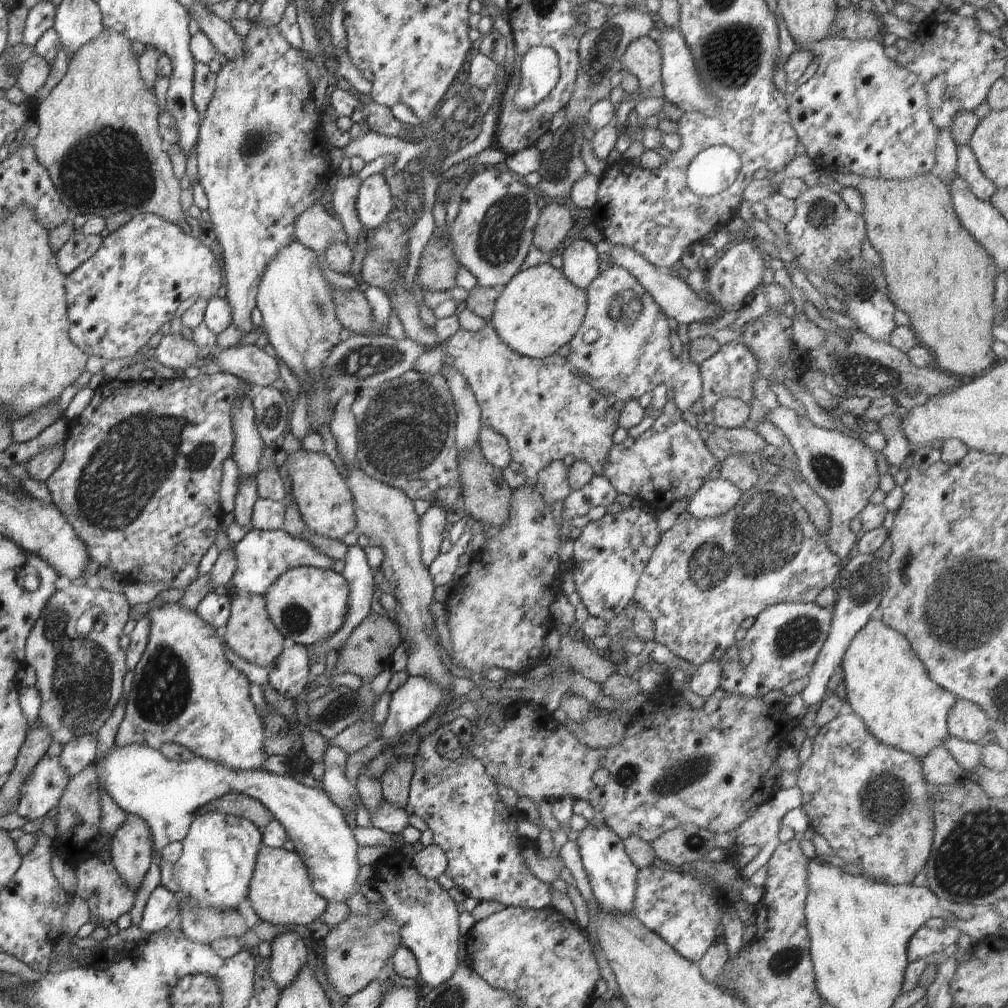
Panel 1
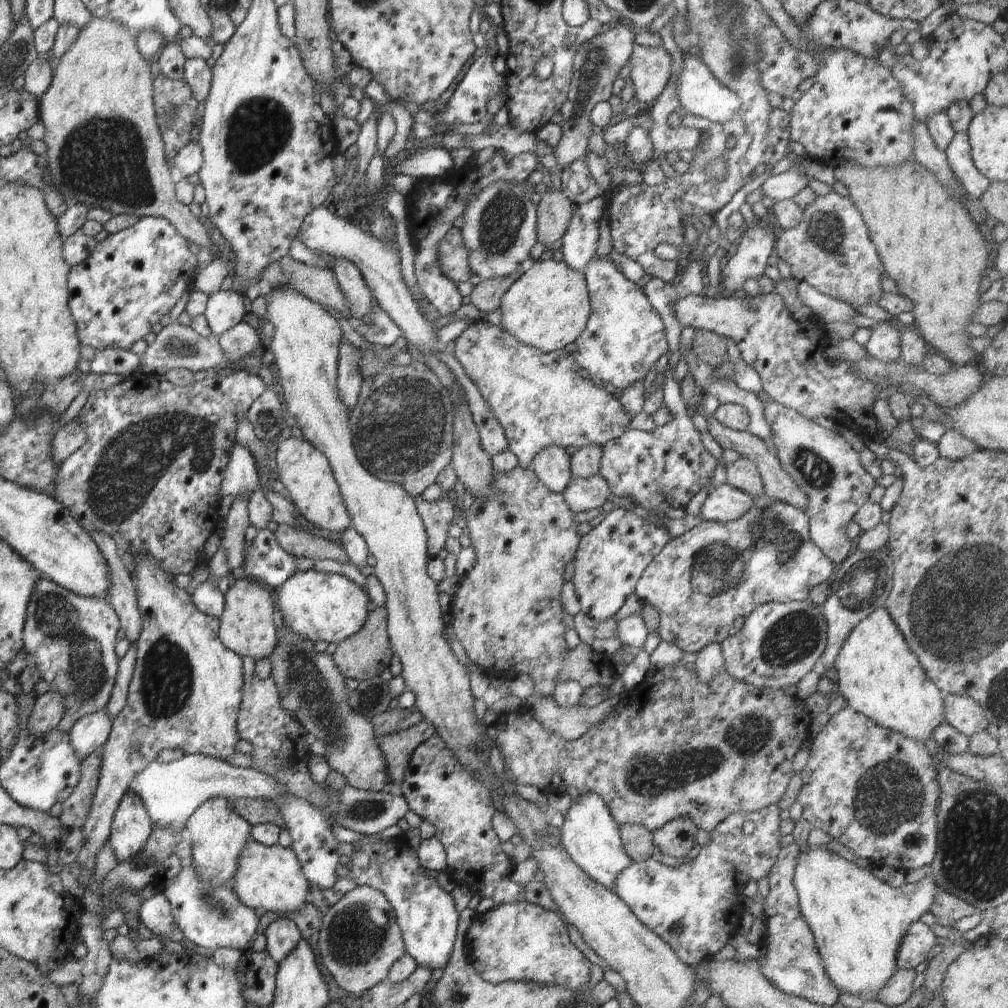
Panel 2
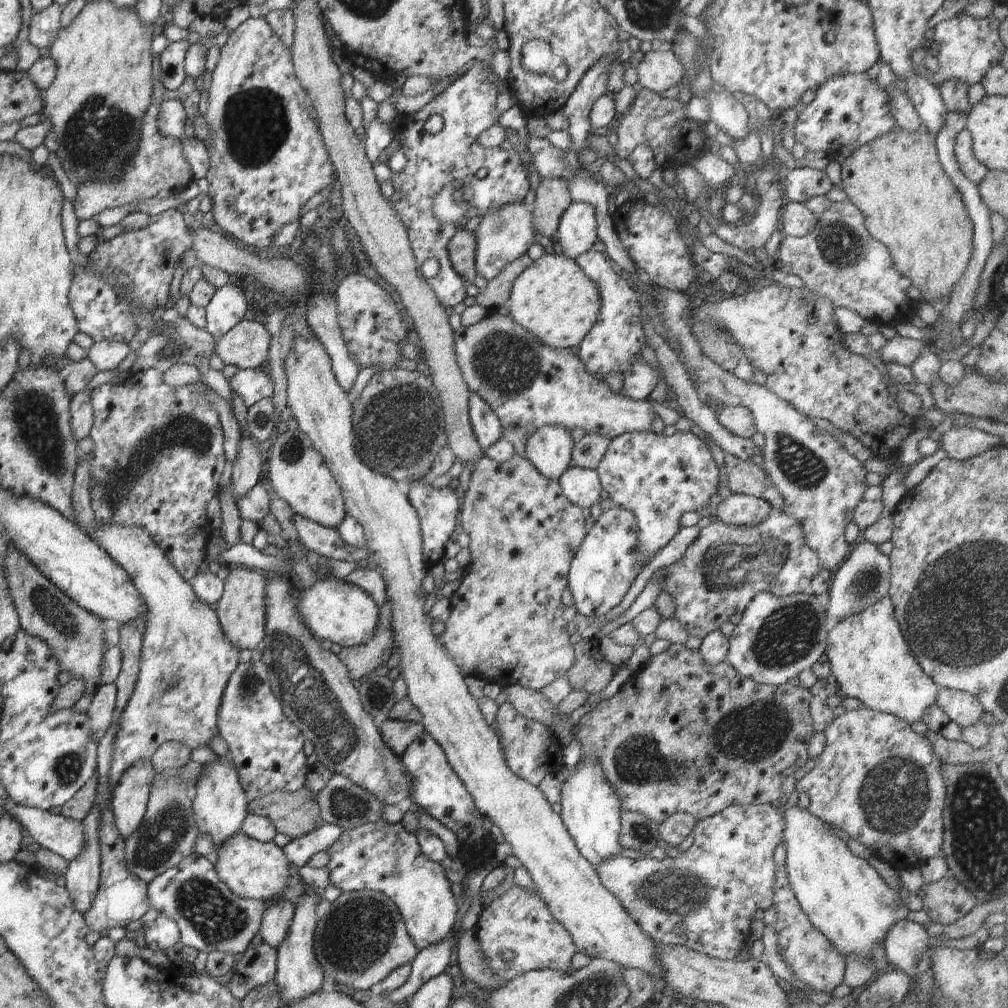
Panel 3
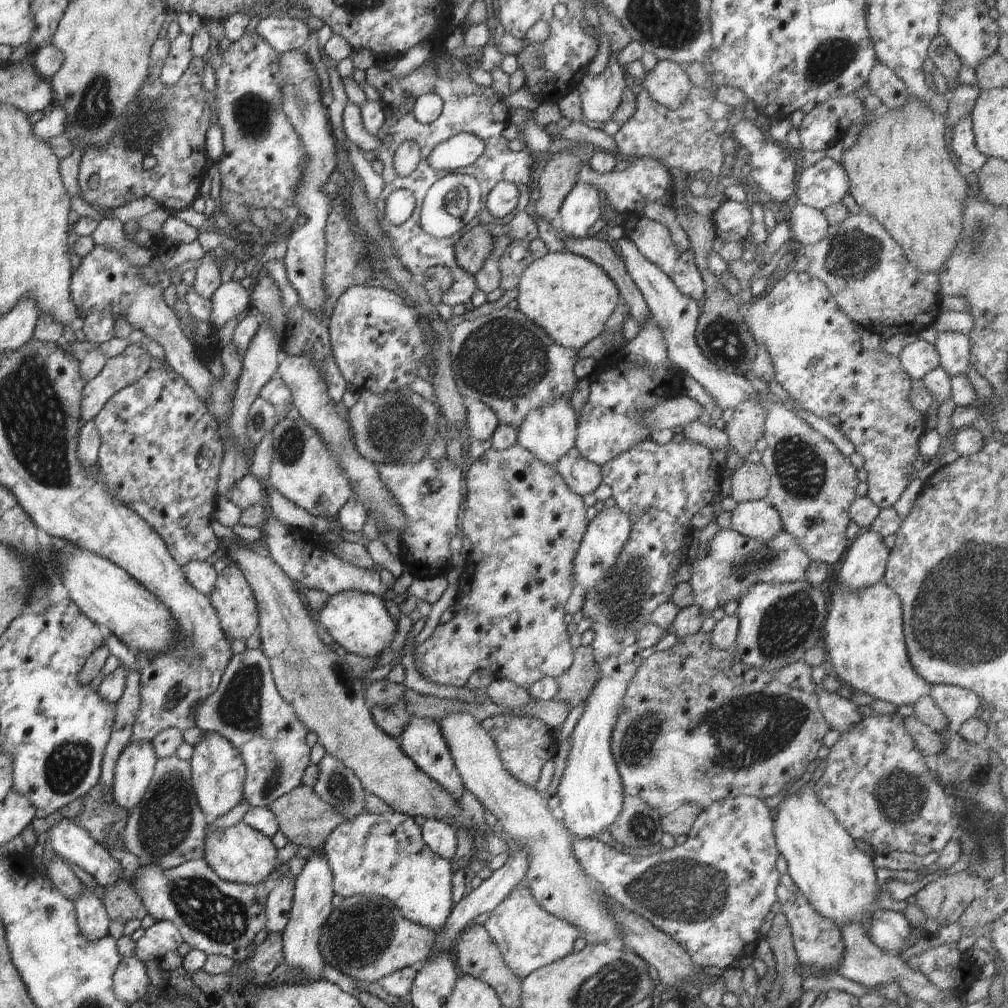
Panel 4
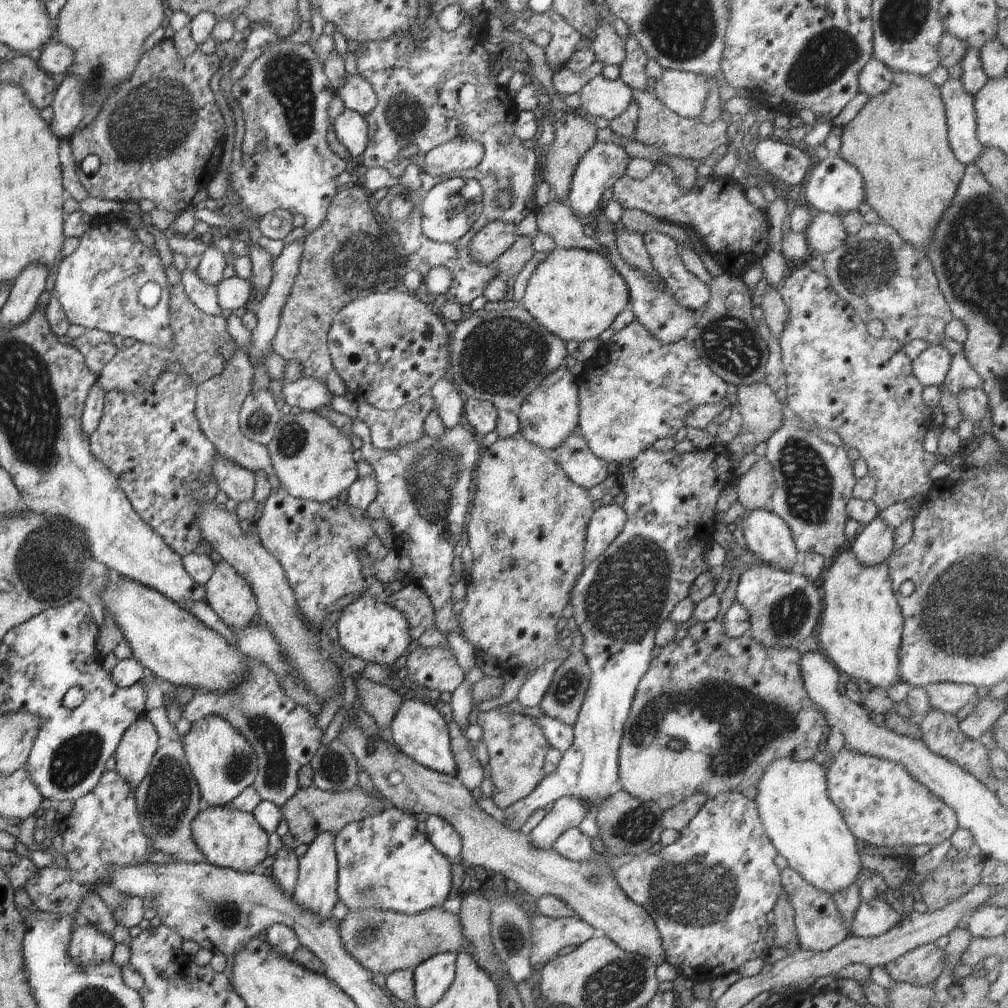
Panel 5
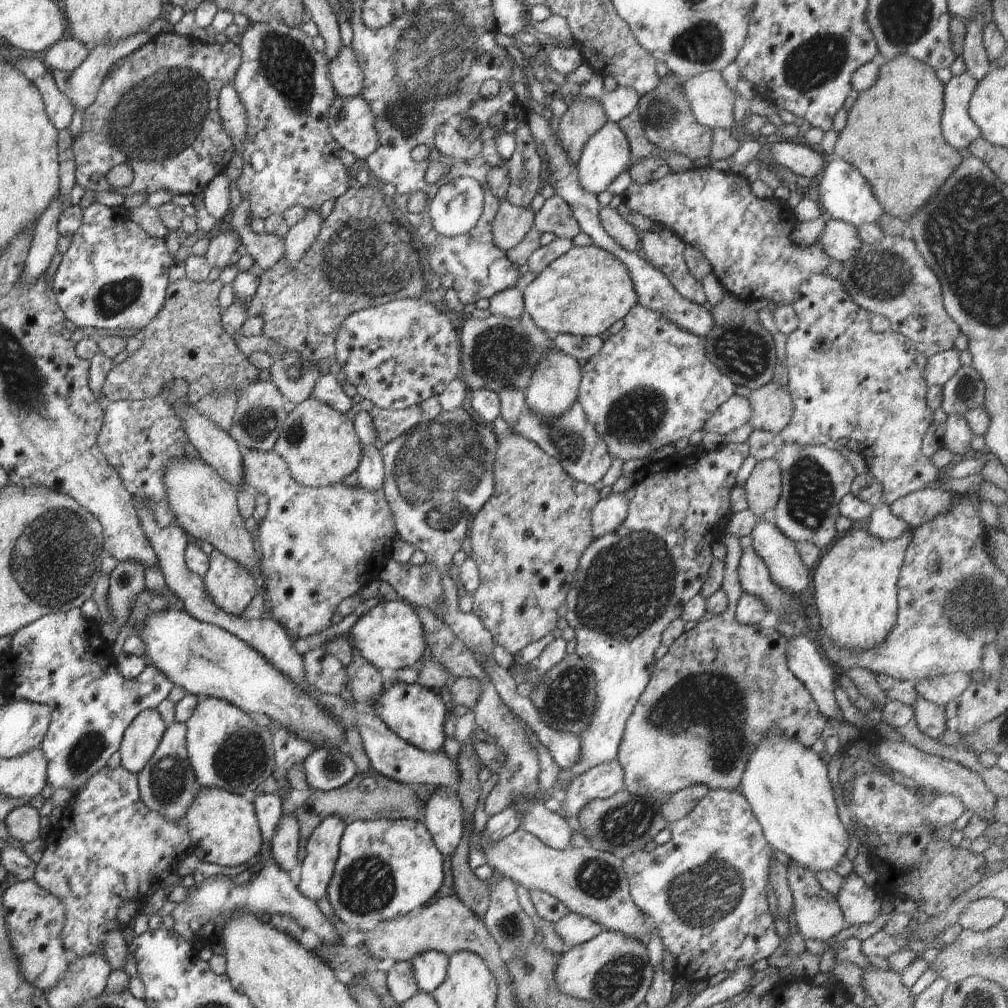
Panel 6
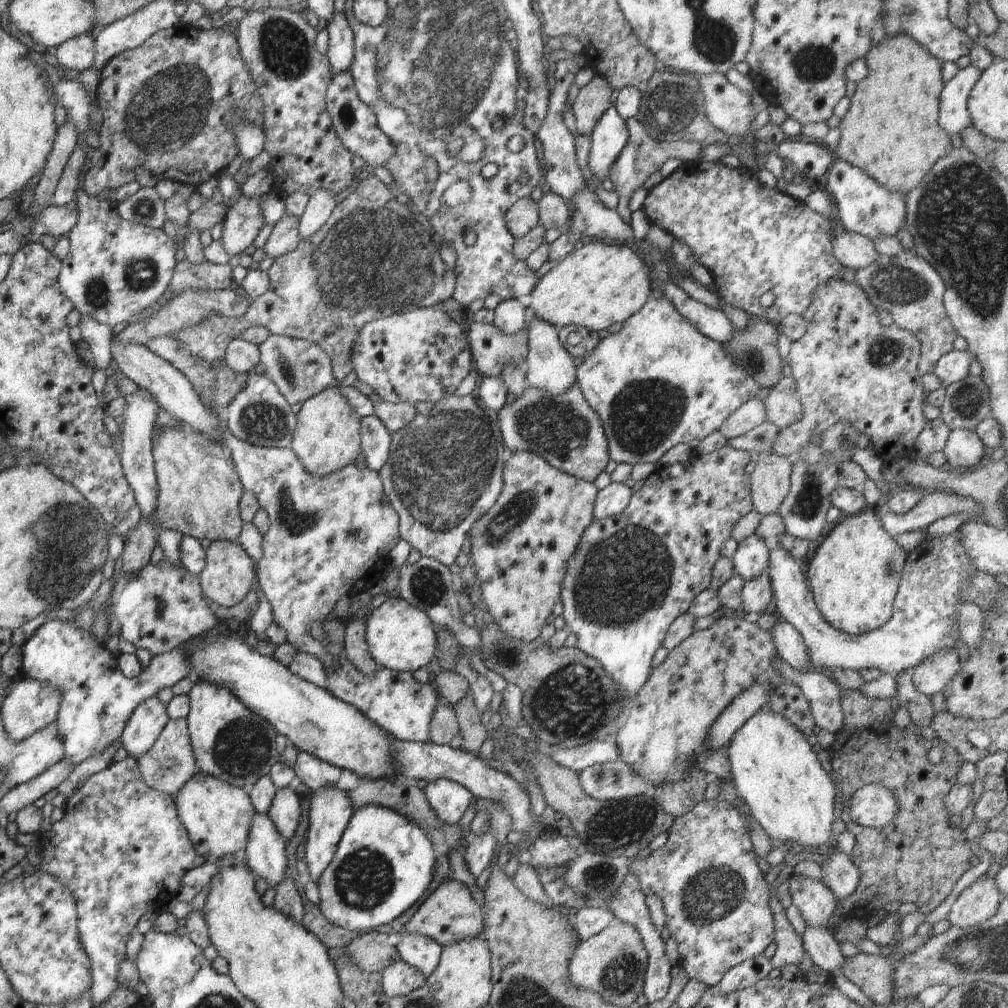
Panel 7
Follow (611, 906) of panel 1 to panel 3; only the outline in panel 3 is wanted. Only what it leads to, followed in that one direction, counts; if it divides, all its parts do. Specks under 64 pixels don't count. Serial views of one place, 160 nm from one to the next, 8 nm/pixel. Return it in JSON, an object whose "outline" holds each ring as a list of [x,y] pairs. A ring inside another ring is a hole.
{"outline":[[[584,755],[561,786],[561,816],[566,830],[583,857],[597,865],[606,857],[622,855],[620,844],[622,805],[614,787],[604,776],[596,755]]]}

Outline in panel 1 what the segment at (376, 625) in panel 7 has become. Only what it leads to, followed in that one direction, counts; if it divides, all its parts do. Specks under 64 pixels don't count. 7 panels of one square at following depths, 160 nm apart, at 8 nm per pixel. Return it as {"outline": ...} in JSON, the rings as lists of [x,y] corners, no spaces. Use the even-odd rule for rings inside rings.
{"outline":[[[298,567],[290,569],[280,575],[263,596],[272,624],[280,631],[284,640],[294,640],[296,644],[305,646],[316,645],[338,632],[344,624],[349,607],[349,589],[347,580],[332,569],[319,569],[316,567]]]}

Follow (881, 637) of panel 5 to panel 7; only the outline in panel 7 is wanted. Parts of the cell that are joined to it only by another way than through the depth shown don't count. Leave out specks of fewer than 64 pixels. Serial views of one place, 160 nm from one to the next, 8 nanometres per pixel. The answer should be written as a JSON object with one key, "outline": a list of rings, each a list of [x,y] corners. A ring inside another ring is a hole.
{"outline":[[[869,507],[853,515],[844,515],[809,560],[805,572],[807,583],[812,591],[814,602],[823,617],[838,630],[848,634],[864,634],[879,629],[893,615],[901,574],[907,552],[896,543],[876,518],[875,509]]]}

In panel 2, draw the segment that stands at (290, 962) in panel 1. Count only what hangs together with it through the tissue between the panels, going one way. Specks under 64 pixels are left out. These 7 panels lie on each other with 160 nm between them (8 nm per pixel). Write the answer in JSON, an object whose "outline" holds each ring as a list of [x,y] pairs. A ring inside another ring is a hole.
{"outline":[[[278,916],[264,930],[267,951],[277,962],[291,953],[301,938],[300,929],[287,916]]]}

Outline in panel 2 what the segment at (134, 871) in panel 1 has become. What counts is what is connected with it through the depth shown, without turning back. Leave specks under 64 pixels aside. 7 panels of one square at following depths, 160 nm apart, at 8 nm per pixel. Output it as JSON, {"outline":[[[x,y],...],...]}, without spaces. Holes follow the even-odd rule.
{"outline":[[[130,789],[124,793],[116,812],[114,813],[109,834],[109,843],[118,861],[128,860],[133,854],[138,854],[145,849],[153,822],[148,816],[147,808]]]}

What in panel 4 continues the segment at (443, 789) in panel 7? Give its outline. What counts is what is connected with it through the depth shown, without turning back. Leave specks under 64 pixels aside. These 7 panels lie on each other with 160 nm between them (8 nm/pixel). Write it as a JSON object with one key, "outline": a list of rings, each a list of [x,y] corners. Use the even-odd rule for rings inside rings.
{"outline":[[[426,819],[421,831],[423,841],[434,854],[452,861],[456,854],[456,828],[444,821]]]}

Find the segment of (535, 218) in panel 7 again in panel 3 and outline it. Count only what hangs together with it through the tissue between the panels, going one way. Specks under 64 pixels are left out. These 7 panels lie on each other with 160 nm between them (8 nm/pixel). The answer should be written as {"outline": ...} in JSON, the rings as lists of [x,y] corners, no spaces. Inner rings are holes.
{"outline":[[[465,228],[452,236],[447,246],[450,262],[454,270],[467,282],[477,276],[475,265],[476,239],[472,231]]]}

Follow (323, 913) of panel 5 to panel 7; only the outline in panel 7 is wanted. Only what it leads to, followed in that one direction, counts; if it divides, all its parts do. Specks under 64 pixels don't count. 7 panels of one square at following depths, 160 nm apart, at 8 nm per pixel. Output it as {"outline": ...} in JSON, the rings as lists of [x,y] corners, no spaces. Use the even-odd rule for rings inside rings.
{"outline":[[[336,785],[323,786],[320,792],[313,792],[310,799],[308,826],[303,842],[303,855],[307,862],[310,878],[317,883],[328,863],[333,859],[338,841],[344,834],[345,826],[350,822],[353,804],[346,791],[338,789]]]}

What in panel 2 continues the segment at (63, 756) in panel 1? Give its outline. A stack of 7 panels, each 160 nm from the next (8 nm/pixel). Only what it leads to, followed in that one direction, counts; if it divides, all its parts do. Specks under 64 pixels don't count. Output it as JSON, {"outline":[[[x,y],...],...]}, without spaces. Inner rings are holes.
{"outline":[[[104,706],[96,712],[81,716],[69,731],[70,744],[84,760],[94,751],[101,751],[113,727],[113,718]]]}

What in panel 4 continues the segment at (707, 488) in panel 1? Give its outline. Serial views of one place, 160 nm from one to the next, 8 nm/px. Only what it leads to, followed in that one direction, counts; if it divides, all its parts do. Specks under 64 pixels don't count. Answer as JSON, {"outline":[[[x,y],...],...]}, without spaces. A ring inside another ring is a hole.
{"outline":[[[764,499],[738,502],[736,508],[731,511],[731,516],[731,529],[760,542],[772,540],[783,530],[778,512]]]}

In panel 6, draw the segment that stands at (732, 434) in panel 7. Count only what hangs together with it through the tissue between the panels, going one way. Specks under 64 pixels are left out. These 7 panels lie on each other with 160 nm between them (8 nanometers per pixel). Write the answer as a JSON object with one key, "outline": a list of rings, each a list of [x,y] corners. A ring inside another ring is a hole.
{"outline":[[[734,394],[723,405],[720,405],[720,408],[703,426],[703,430],[725,436],[749,422],[752,411],[747,398]]]}

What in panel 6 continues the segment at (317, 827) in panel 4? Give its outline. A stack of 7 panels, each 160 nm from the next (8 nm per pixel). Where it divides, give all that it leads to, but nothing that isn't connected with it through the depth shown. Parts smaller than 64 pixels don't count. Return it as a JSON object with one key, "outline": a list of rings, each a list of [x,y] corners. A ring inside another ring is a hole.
{"outline":[[[370,767],[367,773],[356,773],[344,786],[331,791],[311,792],[306,803],[294,811],[299,822],[299,846],[305,846],[312,831],[328,815],[335,814],[348,824],[355,820],[388,820],[414,819],[423,820],[425,806],[409,785],[385,777]]]}

